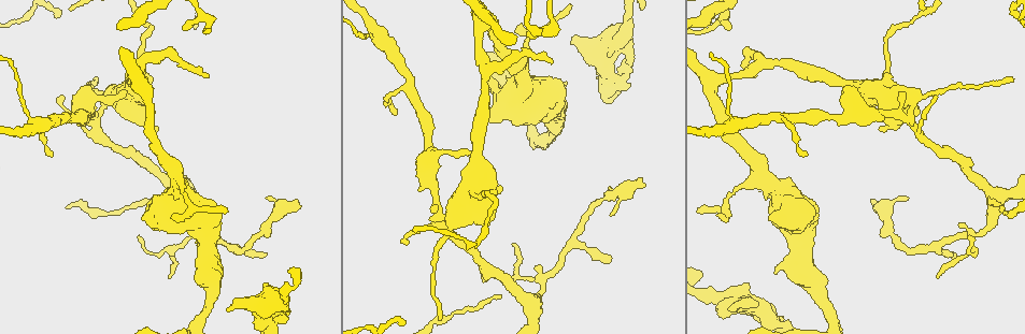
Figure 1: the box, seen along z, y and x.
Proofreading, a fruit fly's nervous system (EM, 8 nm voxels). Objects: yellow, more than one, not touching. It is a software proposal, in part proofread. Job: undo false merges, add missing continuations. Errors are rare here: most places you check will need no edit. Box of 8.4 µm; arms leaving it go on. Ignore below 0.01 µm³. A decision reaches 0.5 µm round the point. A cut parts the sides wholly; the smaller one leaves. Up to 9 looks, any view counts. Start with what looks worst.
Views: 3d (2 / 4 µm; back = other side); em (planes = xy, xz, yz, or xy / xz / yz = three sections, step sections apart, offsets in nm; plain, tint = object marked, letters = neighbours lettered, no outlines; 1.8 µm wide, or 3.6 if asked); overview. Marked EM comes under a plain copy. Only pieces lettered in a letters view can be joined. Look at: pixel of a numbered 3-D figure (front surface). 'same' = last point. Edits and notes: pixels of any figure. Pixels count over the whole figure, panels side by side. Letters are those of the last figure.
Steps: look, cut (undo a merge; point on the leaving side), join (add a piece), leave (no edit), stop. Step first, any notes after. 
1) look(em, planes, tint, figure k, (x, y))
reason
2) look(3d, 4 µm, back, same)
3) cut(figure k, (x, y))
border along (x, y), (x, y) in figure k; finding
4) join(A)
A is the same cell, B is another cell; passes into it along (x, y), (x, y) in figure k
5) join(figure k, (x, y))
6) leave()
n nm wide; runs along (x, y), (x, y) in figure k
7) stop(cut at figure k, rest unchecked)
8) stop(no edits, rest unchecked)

look(3d, 4 µm, figure 1, (909, 119))
sharp bend

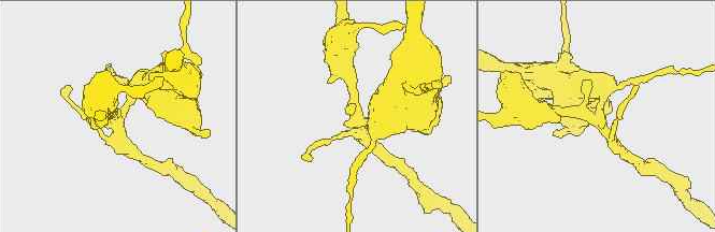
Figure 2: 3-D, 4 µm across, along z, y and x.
look(em, planes, letters, figure 2, (357, 119))
shape alone is not enough

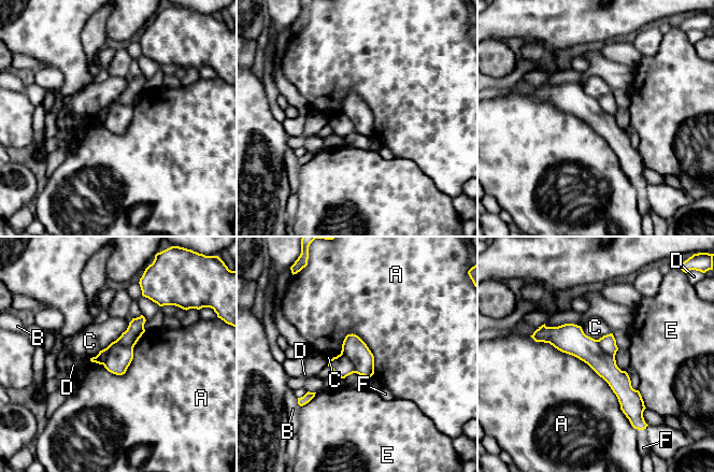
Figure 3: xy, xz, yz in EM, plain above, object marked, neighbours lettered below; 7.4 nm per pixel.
cut(figure 3, (572, 340))
A, B, C, D, E and F are other cells; border along (597, 340), (605, 353), (614, 356) in figure 3; two neurons meet here

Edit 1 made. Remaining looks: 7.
look(3d, 2 µm, figure 1, (572, 44))
free end

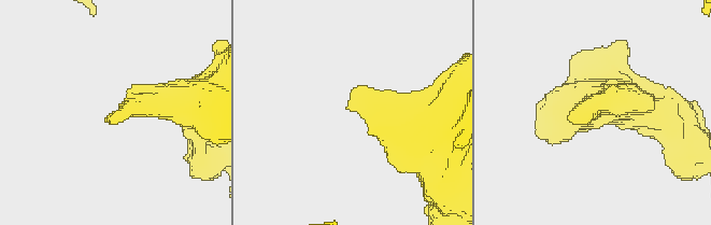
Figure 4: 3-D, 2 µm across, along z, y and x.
look(em, yz, step 16, letters, figure 4, (347, 107))
now the EM

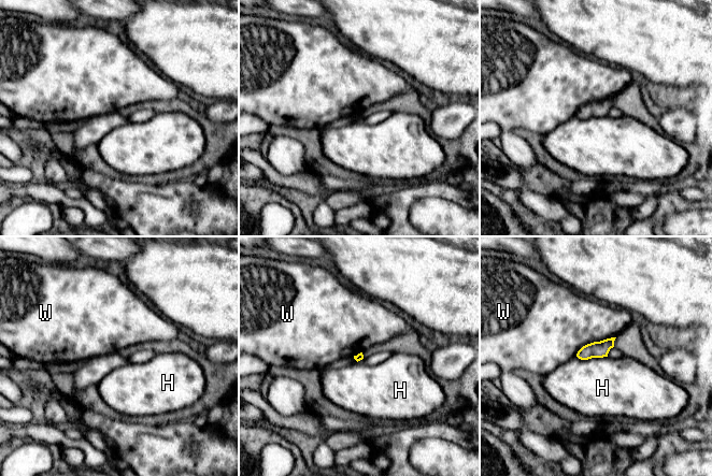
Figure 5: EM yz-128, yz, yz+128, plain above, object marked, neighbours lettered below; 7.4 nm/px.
leave()
H and W are other cells; border along (577, 356), (581, 359), (607, 357) in figure 5; no lettered piece goes on from it

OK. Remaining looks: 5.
look(3d, 4 µm, figure 1, (526, 33))
an open end

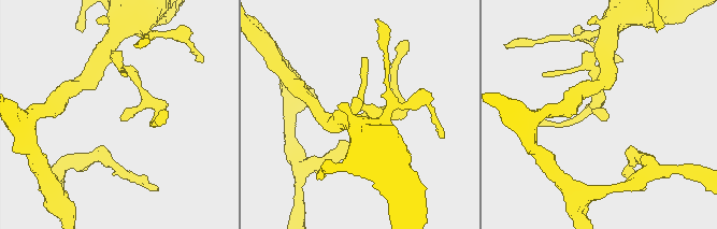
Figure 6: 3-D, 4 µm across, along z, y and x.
look(em, xz, step 4, letters, figure 6, (603, 119))

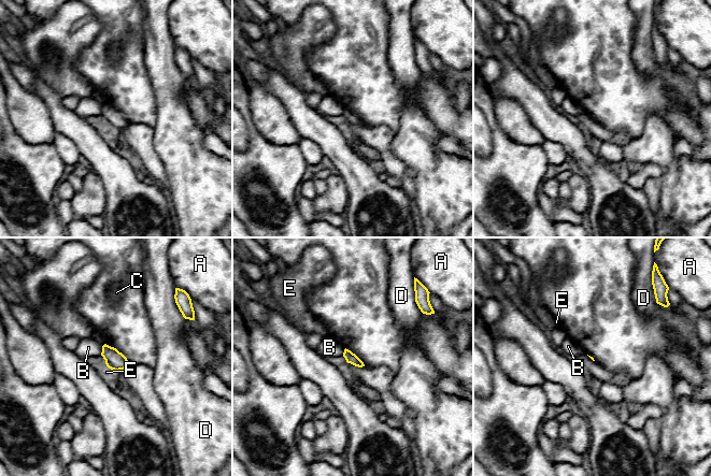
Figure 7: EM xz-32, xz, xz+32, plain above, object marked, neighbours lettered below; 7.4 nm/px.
look(em, planes, letters, same)
another direction

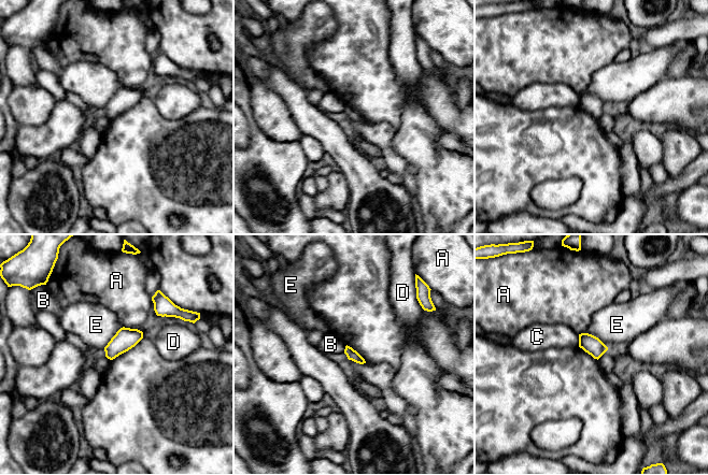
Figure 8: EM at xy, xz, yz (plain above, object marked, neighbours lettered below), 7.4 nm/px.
leave()
A, B, C, D and E are other cells; border along (347, 345), (343, 351) in figure 8; none of them fits

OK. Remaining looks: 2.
look(em, 3.6 µm, planes, letters, figure 1, (777, 195))
sharp bend

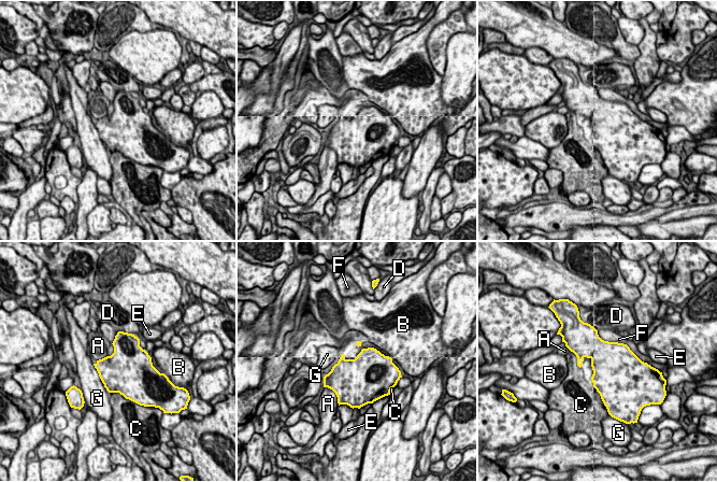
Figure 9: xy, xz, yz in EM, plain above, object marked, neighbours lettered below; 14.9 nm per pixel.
leave()
F touches over 700 nm; A, B, C, D, E, F and G are other cells; continuous, no second neuron

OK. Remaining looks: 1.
stop(cut at figure 3, rest unchecked)

